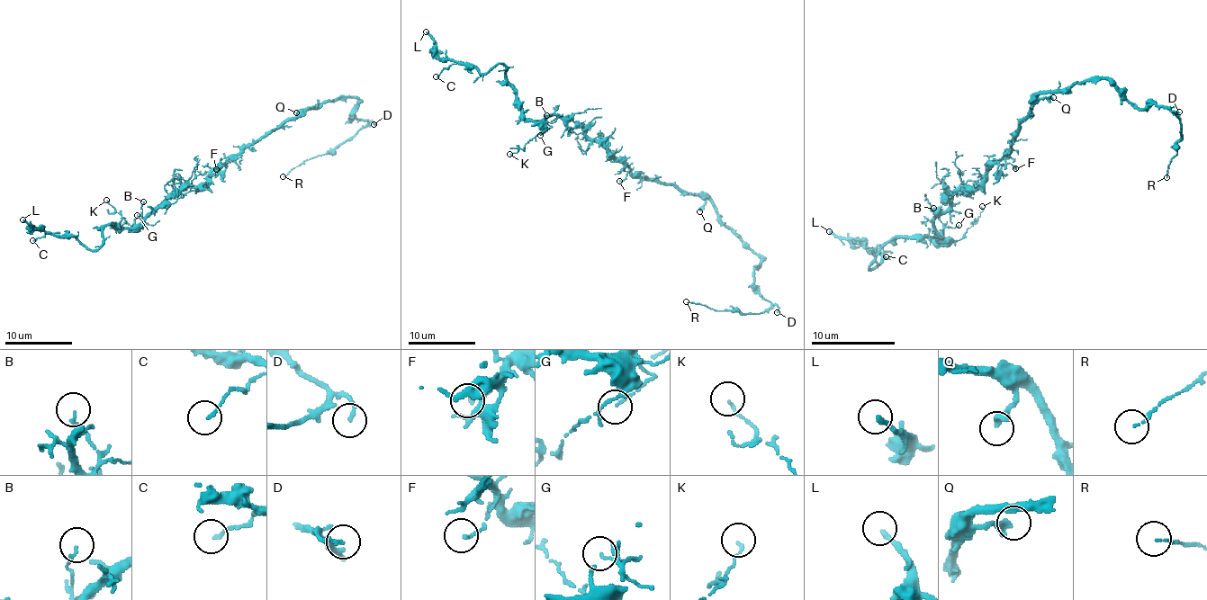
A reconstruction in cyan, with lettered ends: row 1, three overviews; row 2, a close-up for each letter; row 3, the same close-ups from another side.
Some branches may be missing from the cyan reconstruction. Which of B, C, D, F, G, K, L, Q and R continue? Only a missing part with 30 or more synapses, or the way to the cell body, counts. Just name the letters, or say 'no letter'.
L

